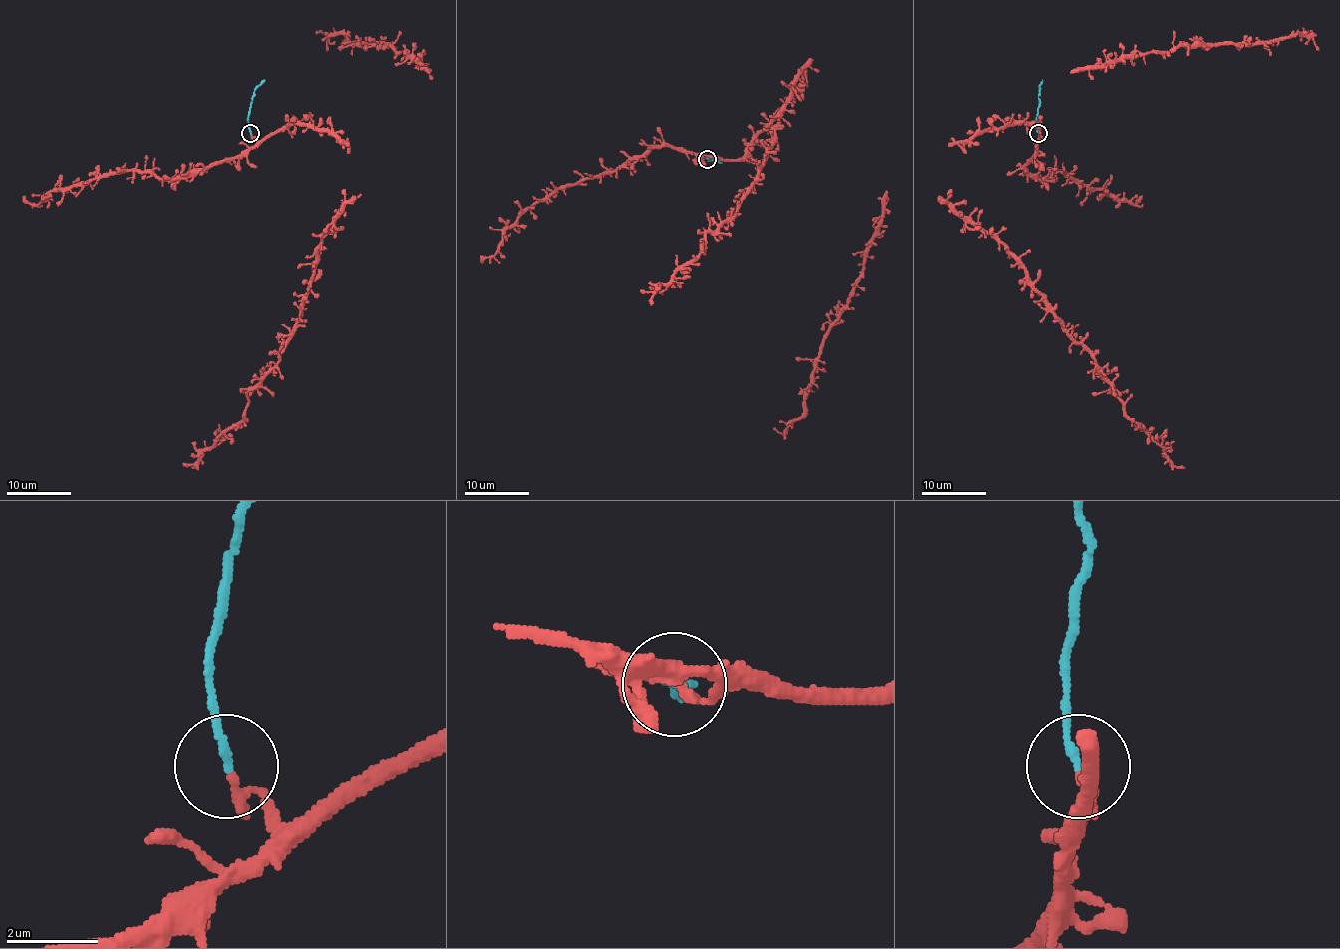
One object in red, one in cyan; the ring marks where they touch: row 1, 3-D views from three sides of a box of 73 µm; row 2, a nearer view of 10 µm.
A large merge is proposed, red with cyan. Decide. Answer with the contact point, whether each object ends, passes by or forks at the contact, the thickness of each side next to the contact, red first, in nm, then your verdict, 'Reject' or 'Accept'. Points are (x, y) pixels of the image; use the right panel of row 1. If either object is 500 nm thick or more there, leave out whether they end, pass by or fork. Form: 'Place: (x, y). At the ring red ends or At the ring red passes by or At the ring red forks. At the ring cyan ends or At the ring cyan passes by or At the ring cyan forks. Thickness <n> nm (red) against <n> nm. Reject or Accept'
Place: (1038, 133). At the ring red ends. At the ring cyan ends. Thickness 190 nm (red) against 170 nm. Reject

